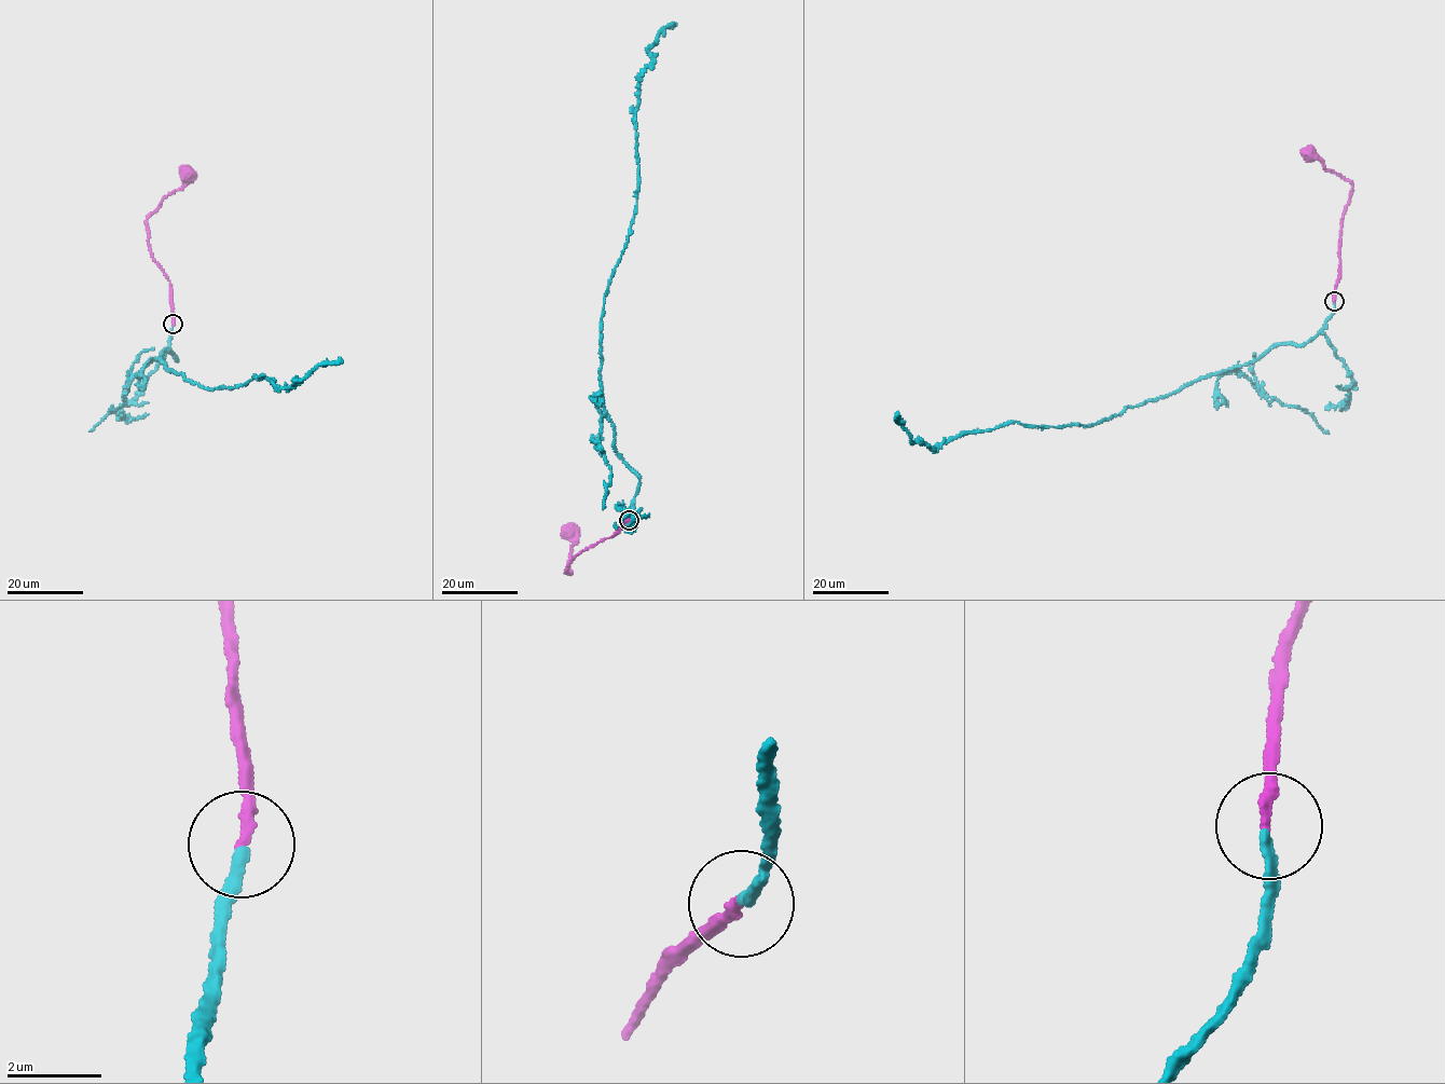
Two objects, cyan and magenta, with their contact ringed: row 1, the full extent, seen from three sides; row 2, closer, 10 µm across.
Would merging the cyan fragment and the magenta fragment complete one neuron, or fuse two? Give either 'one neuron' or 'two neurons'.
one neuron

